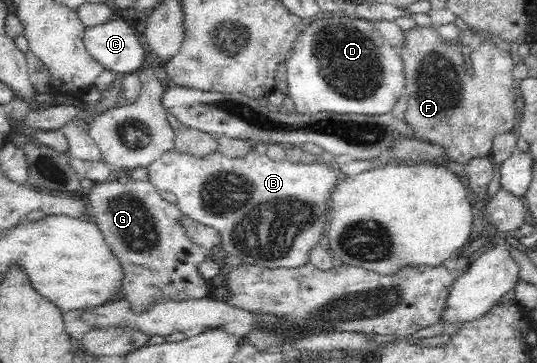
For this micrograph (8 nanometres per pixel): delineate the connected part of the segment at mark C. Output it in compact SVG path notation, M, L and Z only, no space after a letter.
M123 20L87 28L83 42L87 52L101 62L105 70L115 73L137 73L145 61L145 49L135 33Z

